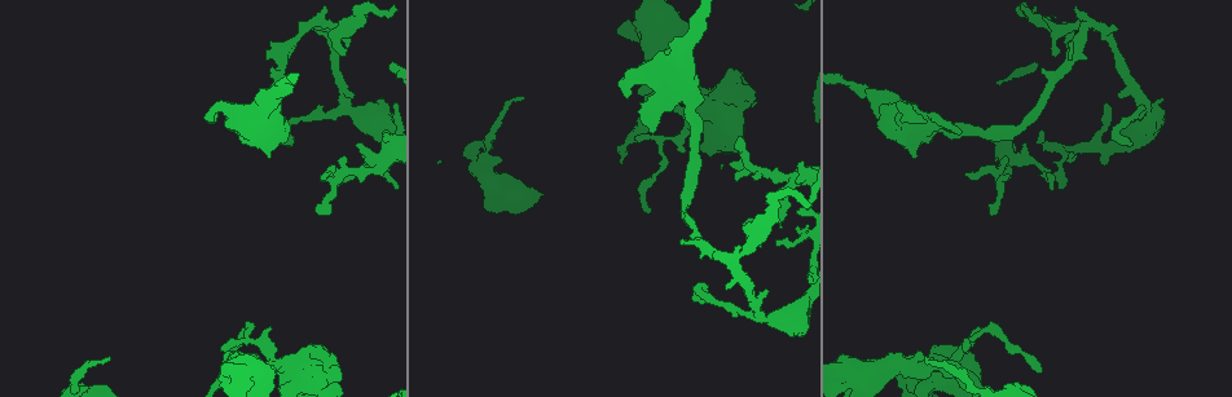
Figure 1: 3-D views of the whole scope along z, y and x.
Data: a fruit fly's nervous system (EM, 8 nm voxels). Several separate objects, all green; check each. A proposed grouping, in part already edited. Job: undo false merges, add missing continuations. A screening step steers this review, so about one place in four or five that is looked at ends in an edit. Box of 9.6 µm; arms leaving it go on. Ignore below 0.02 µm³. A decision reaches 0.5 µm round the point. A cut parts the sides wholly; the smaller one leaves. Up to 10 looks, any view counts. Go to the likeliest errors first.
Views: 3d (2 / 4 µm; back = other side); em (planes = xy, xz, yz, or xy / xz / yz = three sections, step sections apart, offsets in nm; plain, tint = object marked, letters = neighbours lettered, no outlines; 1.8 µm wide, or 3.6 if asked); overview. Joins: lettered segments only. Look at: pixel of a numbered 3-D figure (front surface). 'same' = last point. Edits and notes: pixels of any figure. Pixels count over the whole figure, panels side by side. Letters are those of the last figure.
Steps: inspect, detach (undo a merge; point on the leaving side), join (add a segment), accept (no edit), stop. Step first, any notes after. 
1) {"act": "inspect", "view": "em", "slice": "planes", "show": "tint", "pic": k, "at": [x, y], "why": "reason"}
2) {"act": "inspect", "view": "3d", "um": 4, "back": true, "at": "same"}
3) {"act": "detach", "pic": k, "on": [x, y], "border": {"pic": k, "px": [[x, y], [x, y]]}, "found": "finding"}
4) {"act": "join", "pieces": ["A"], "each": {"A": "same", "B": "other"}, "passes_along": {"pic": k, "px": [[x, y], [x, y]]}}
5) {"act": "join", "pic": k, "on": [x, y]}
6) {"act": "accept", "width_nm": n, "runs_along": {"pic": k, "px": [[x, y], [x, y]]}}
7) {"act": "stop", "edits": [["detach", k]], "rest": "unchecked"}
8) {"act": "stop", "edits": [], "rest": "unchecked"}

{"act": "inspect", "view": "em", "slice": "planes", "show": "tint", "pic": 1, "at": [322, 176], "why": "an open end"}

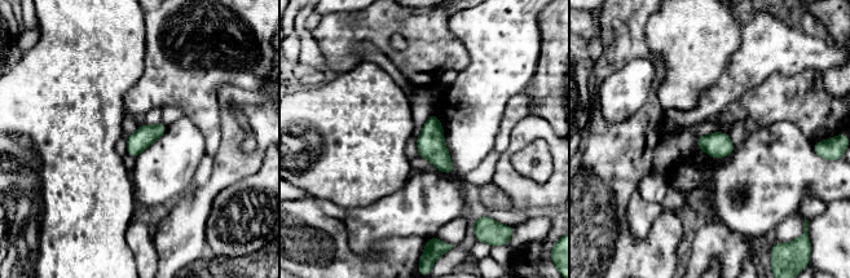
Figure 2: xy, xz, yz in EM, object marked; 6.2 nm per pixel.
{"act": "inspect", "view": "em", "slice": "planes", "show": "letters", "at": "same", "why": "what lies round it"}

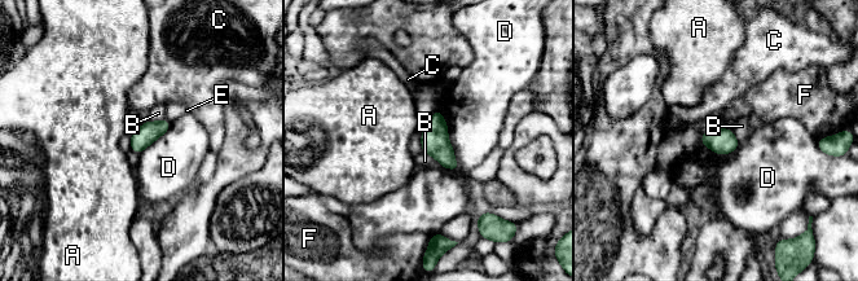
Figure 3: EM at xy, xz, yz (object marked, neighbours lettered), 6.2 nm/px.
{"act": "accept", "width_nm": 120, "each": {"A": "other", "B": "other", "C": "other", "D": "other", "E": "other", "F": "other"}, "border": {"pic": 3, "px": [[438, 109], [447, 126], [457, 172]]}, "found": "no lettered segment goes on from it"}

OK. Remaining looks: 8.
{"act": "inspect", "view": "3d", "um": 4, "pic": 1, "at": [345, 102], "why": "arms part here"}

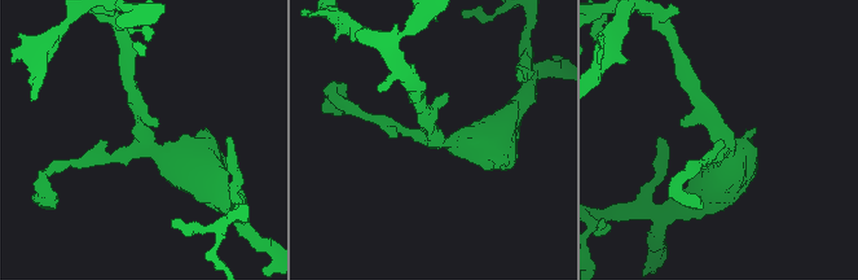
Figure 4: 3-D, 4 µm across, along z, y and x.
{"act": "inspect", "view": "em", "slice": "planes", "show": "plain", "pic": 4, "at": [141, 138], "why": "need the tissue"}

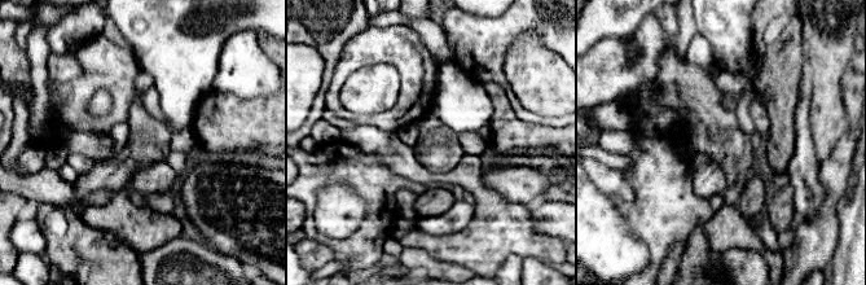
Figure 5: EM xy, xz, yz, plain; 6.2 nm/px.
{"act": "inspect", "view": "em", "slice": "planes", "show": "letters", "at": "same", "why": "see the neighbours"}

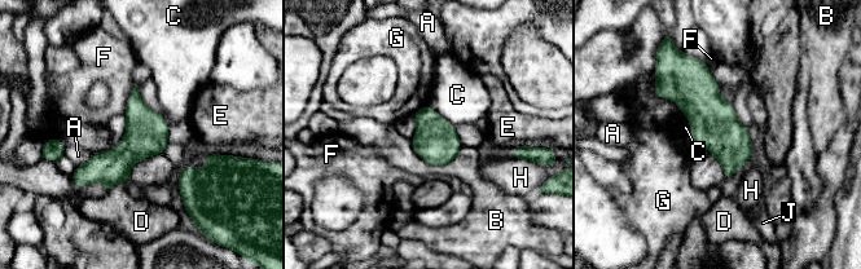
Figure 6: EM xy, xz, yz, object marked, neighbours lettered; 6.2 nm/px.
{"act": "accept", "longest_contact_nm": ["G", 300], "each": {"A": "other", "B": "other", "C": "other", "D": "other", "E": "other", "F": "other", "G": "other", "H": "other", "J": "other"}, "found": "one neuron here"}

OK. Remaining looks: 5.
{"act": "inspect", "view": "em", "slice": "xz", "step": 8, "show": "letters", "pic": 1, "at": [1053, 180], "why": "branch stops here"}

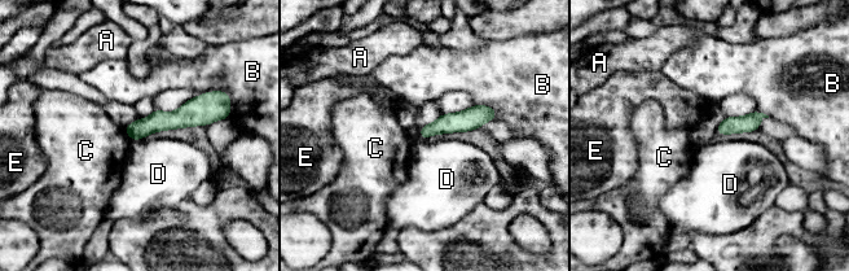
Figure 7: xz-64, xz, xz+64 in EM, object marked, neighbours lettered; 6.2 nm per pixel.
{"act": "inspect", "view": "em", "slice": "planes", "show": "letters", "at": "same", "why": "cut it another way"}

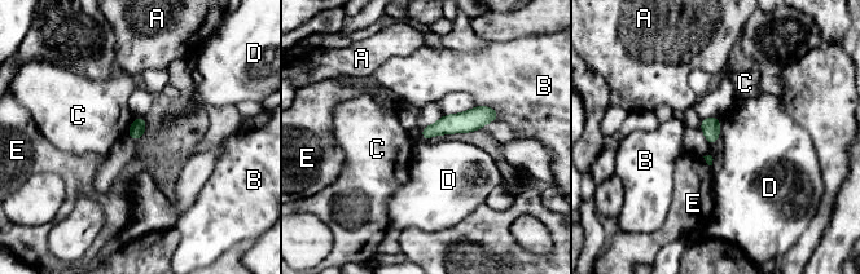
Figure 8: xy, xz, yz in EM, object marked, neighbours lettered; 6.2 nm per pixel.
{"act": "accept", "width_nm": 90, "each": {"A": "other", "B": "other", "C": "other", "D": "other", "E": "other"}, "border": {"pic": 8, "px": [[719, 119], [720, 135]]}, "found": "none of them fits"}

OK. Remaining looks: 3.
{"act": "inspect", "view": "3d", "um": 2, "back": true, "pic": 1, "at": [925, 358], "why": "tapers out"}

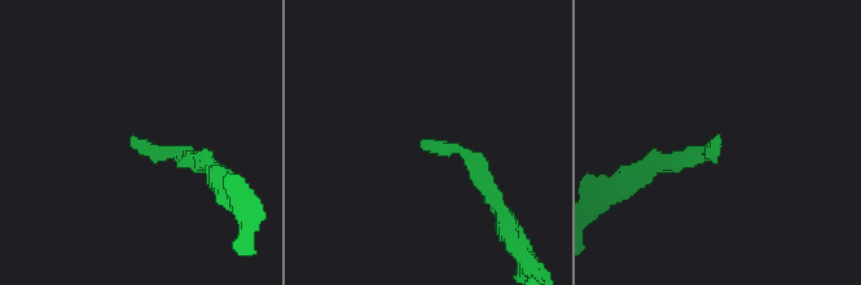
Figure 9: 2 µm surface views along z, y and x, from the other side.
{"act": "inspect", "view": "em", "slice": "planes", "show": "plain", "pic": 9, "at": [422, 143]}

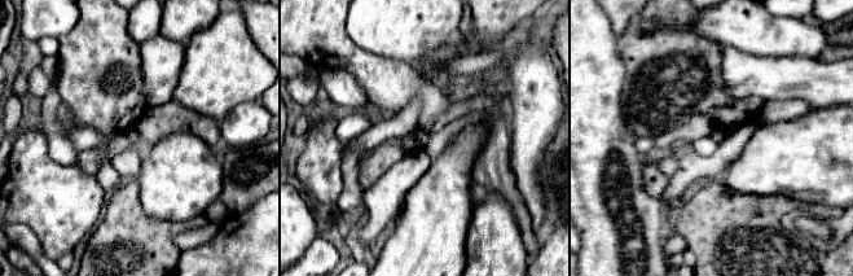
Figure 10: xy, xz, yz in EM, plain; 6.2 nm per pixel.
{"act": "inspect", "view": "em", "slice": "planes", "show": "letters", "at": "same", "why": "see the neighbours"}

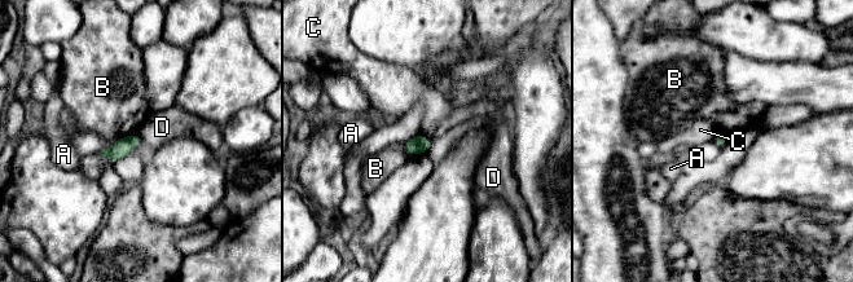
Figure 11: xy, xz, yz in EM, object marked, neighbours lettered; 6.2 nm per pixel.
{"act": "accept", "width_nm": 70, "each": {"A": "other", "B": "other", "C": "other", "D": "other"}, "border": {"pic": 11, "px": [[432, 141], [426, 151]]}, "found": "no lettered segment goes on from it"}

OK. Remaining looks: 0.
{"act": "stop", "edits": [], "rest": "unchecked"}

